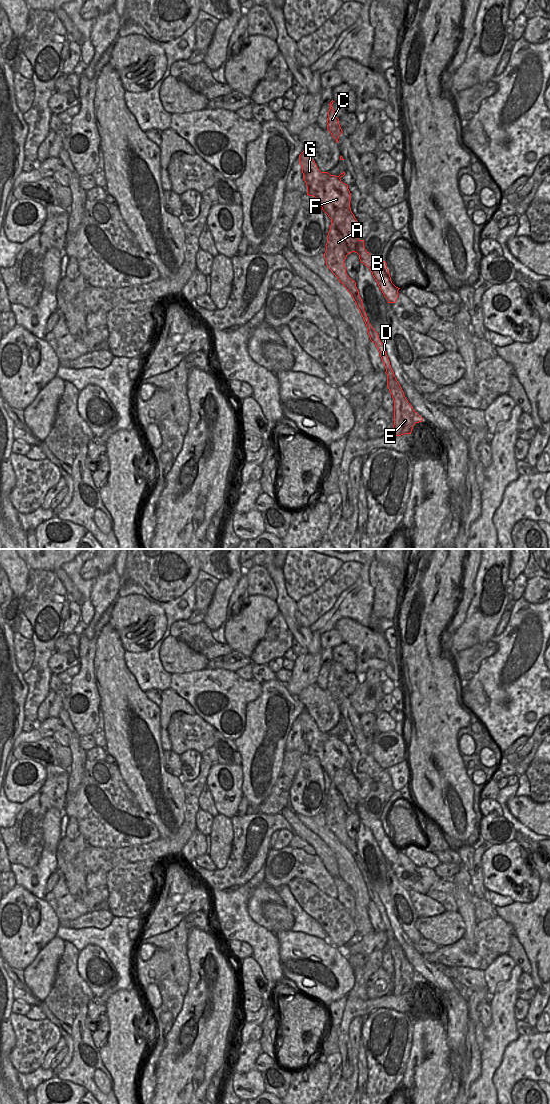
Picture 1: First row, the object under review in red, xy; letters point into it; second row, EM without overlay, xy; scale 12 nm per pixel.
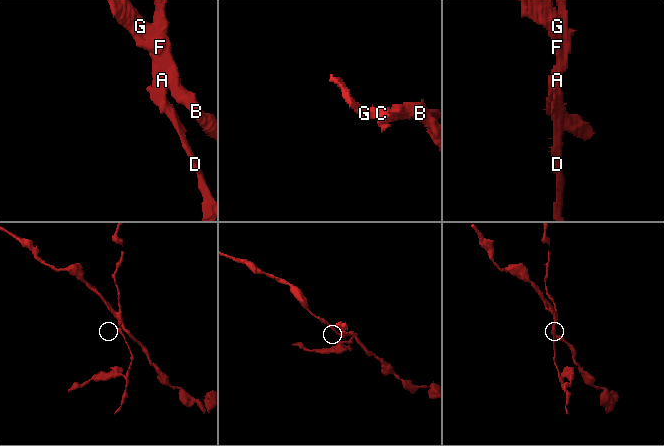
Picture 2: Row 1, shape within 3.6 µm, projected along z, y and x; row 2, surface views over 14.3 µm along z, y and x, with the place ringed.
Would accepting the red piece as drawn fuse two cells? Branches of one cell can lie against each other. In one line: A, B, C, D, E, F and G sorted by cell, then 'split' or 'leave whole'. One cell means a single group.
groups A C D E / B F G; split

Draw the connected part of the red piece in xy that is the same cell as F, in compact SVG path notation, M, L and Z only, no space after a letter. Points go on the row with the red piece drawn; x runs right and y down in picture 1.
M306 150L299 155L299 163L307 186L307 195L315 197L328 217L335 220L336 213L343 210L351 200L348 185L339 176L321 172Z

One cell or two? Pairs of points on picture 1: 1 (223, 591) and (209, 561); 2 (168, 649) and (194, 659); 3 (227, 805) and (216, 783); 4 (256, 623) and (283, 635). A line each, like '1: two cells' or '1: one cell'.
1: two cells
2: one cell
3: one cell
4: two cells

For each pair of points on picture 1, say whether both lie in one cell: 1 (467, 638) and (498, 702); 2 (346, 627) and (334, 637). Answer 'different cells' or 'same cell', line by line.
1: different cells
2: different cells

